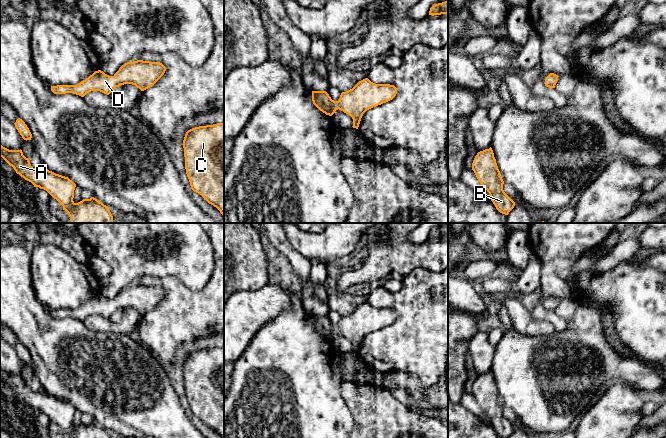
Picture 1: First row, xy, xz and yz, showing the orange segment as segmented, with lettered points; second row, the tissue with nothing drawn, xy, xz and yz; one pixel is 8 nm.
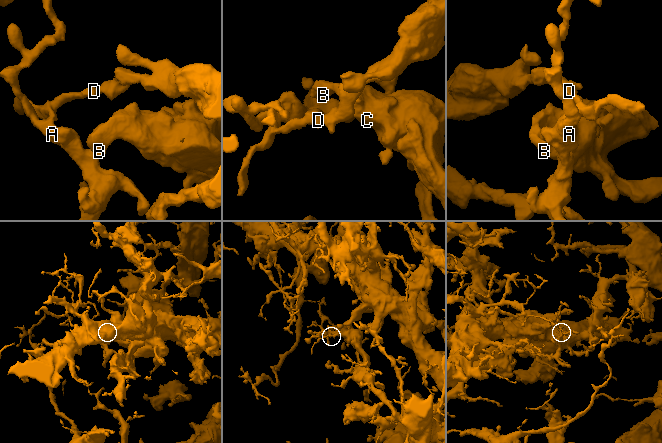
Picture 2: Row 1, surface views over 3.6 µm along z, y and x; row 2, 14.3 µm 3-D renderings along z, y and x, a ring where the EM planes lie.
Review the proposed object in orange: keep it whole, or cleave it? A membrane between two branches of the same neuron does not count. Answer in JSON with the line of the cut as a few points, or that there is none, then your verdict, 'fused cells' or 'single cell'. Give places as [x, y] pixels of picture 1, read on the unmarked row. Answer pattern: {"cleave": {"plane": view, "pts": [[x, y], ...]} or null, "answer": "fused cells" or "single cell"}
{"cleave": null, "answer": "single cell"}

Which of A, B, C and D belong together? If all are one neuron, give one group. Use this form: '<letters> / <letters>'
A B C D

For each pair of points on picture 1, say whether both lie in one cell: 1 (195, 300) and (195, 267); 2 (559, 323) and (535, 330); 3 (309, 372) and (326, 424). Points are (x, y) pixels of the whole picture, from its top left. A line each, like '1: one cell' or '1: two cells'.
1: two cells
2: two cells
3: one cell

